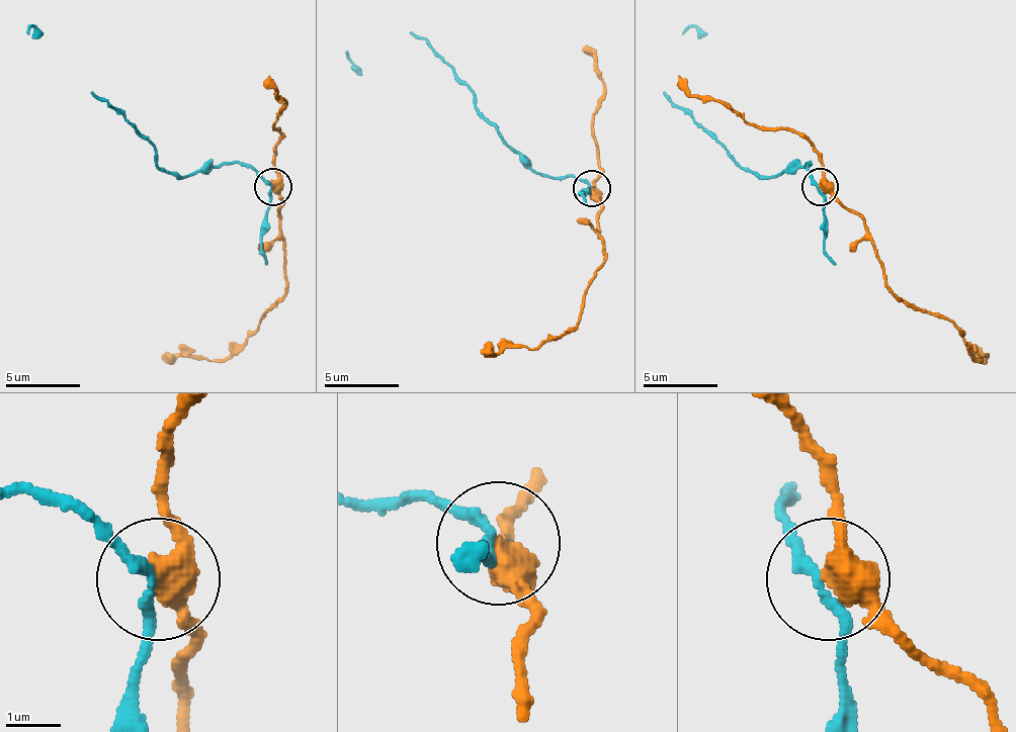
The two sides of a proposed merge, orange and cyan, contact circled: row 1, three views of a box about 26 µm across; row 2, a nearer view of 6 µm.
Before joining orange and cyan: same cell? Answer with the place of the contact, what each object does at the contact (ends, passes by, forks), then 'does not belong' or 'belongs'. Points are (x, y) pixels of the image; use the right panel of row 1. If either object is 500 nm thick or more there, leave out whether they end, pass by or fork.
place (820, 186); orange passes by; cyan passes by; does not belong

